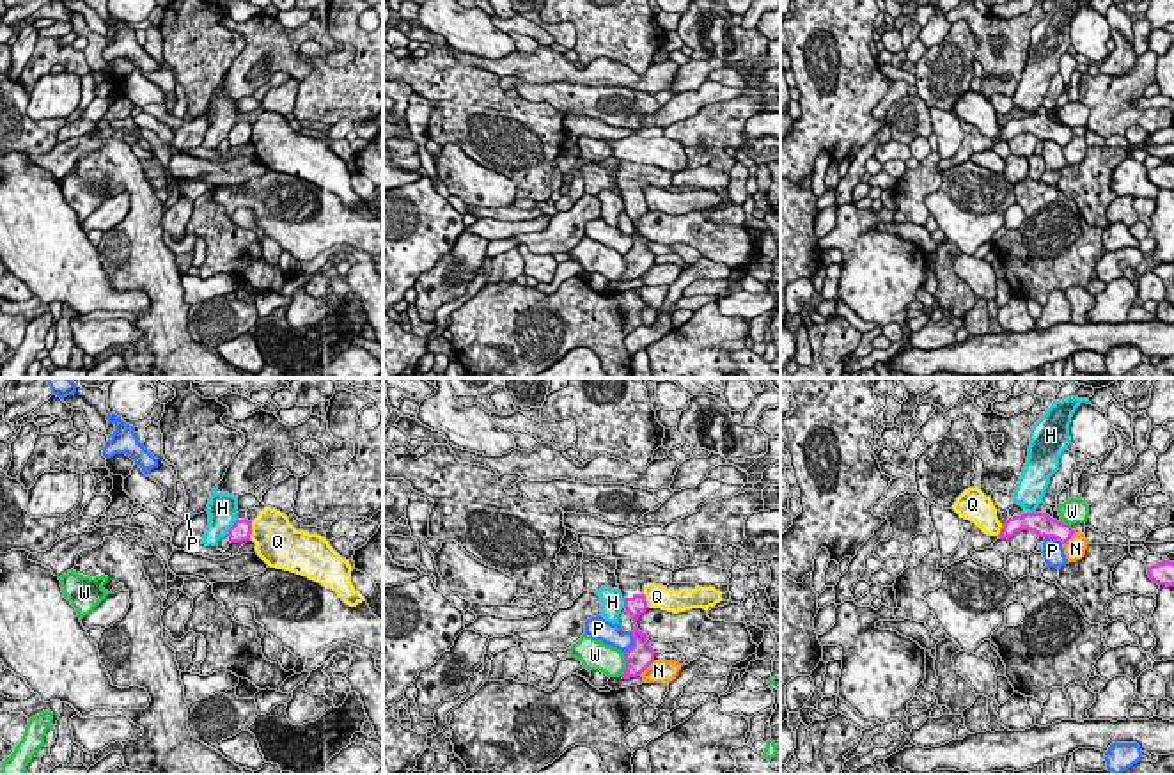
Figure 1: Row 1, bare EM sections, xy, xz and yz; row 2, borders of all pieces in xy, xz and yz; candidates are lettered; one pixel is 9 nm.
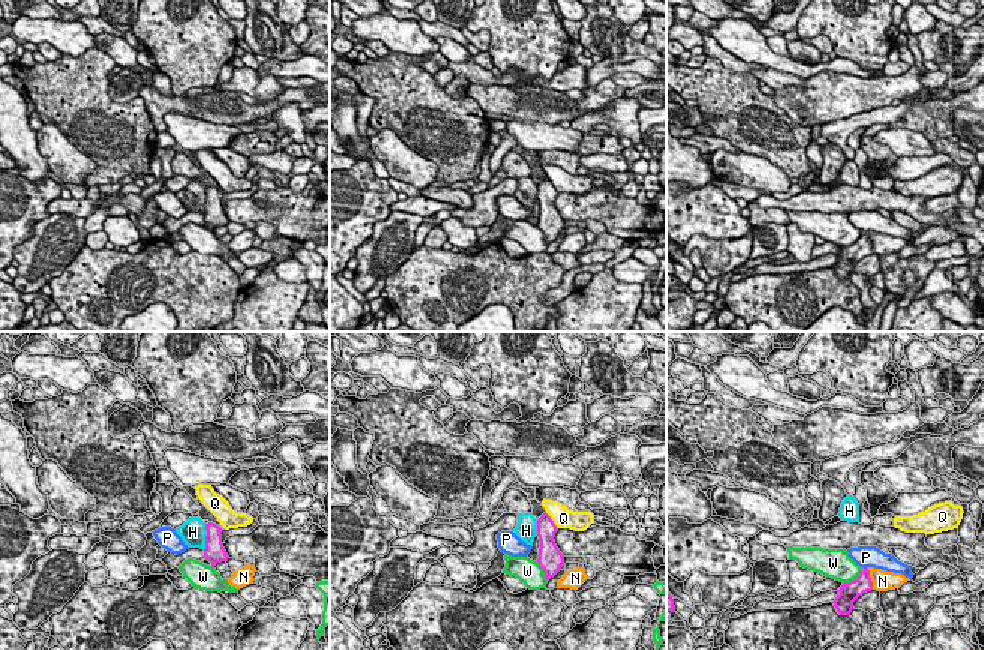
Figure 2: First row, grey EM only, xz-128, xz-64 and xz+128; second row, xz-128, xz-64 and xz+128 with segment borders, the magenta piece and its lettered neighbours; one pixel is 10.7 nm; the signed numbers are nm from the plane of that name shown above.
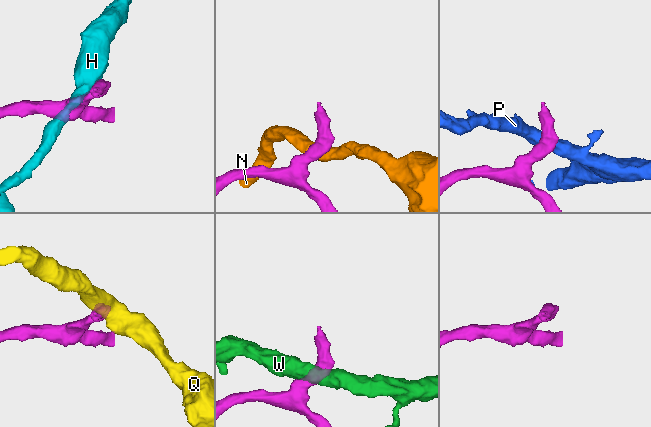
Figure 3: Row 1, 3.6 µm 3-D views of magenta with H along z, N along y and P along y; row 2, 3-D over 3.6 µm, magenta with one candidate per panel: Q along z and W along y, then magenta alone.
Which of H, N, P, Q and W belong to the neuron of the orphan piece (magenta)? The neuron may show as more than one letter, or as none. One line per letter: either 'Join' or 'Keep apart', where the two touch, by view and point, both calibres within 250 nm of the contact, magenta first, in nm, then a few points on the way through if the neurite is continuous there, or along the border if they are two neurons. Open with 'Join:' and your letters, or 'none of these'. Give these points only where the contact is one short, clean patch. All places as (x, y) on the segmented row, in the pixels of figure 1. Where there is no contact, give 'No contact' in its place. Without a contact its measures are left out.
Join: none of these
H: Keep apart. Touches magenta at xy (231, 527). Thickness 190 nm (magenta) against 280 nm. Boundary: xy (236, 520), (226, 534)
N: Keep apart. Touches magenta at xz (646, 667). Thickness 240 nm (magenta) against 190 nm
P: Keep apart. Touches magenta at xz (633, 642). Thickness 240 nm (magenta) against 200 nm. Boundary: xz (632, 632), (632, 646), (625, 653)
Q: Keep apart. Touches magenta at xy (250, 531). Thickness 190 nm (magenta) against 380 nm. Boundary: xy (252, 522), (249, 538)
W: Keep apart. Touches magenta at xz (626, 665). Thickness 240 nm (magenta) against 240 nm

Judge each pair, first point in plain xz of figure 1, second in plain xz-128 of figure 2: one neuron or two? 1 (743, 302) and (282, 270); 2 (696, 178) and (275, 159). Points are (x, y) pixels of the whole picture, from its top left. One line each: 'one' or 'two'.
1: one
2: one

